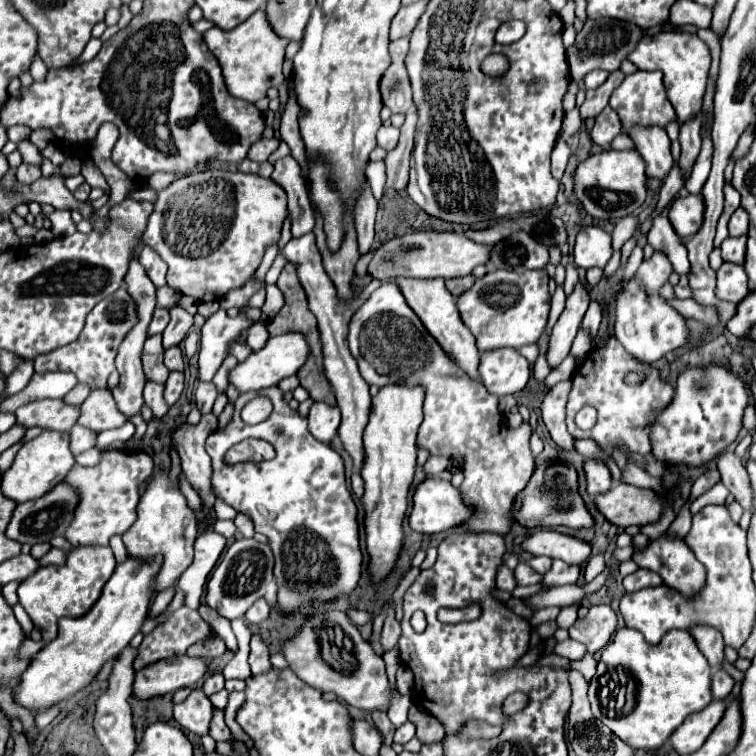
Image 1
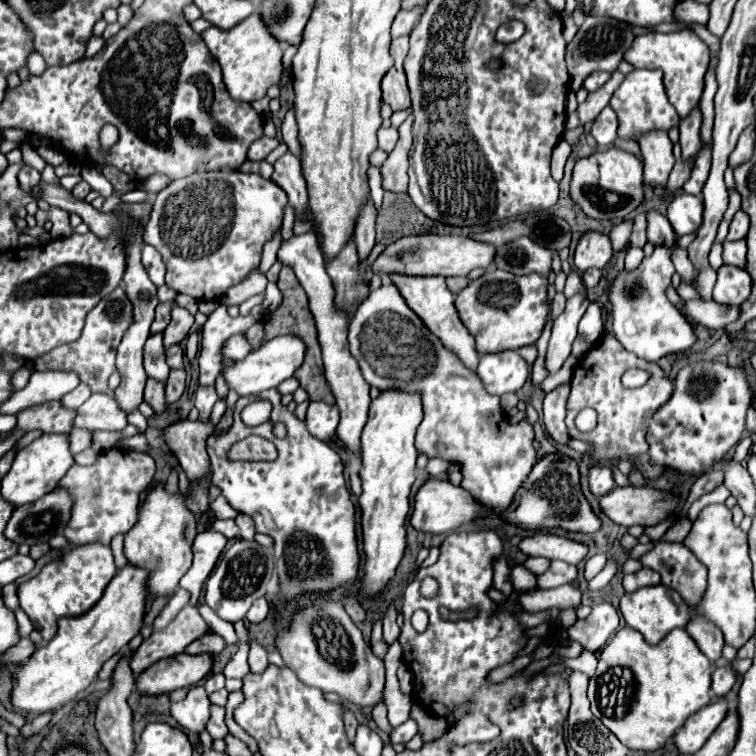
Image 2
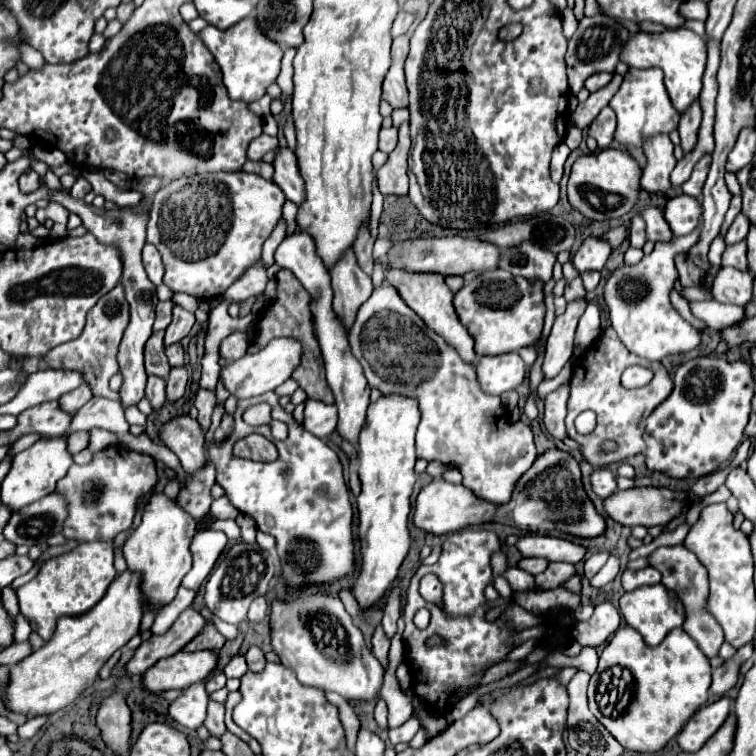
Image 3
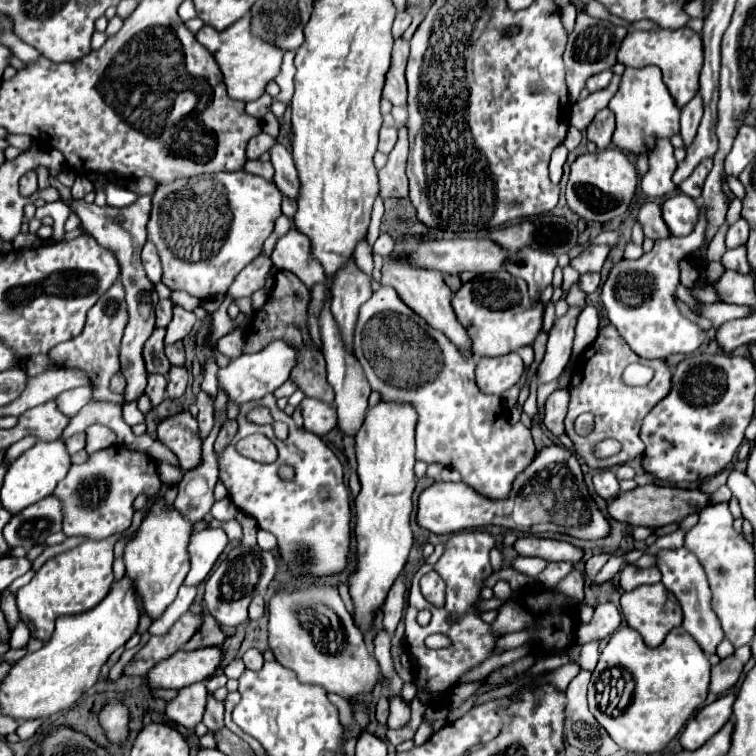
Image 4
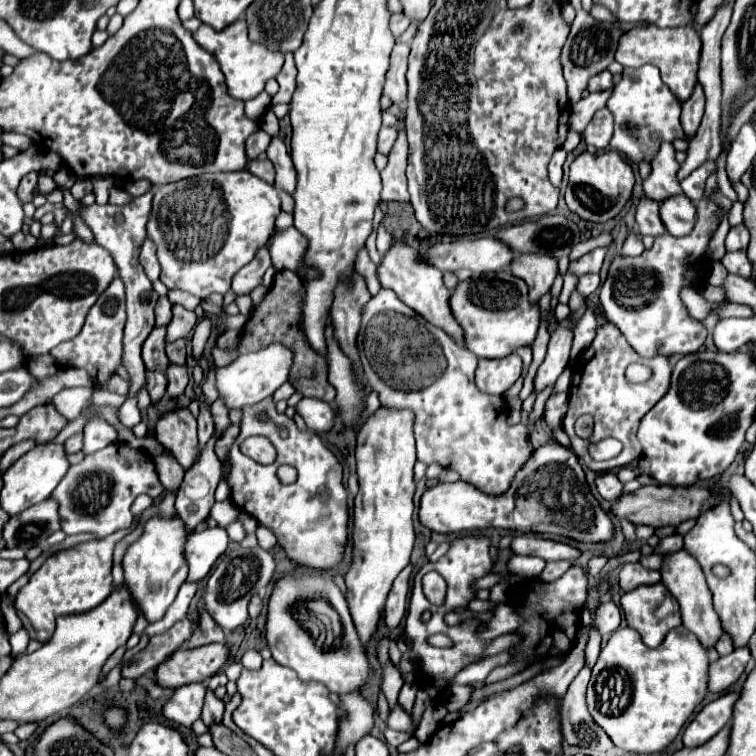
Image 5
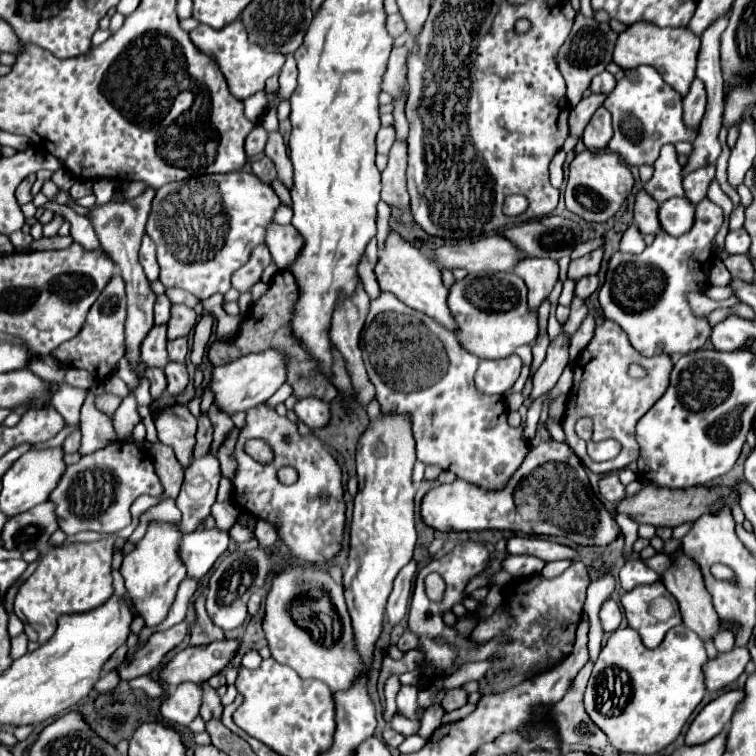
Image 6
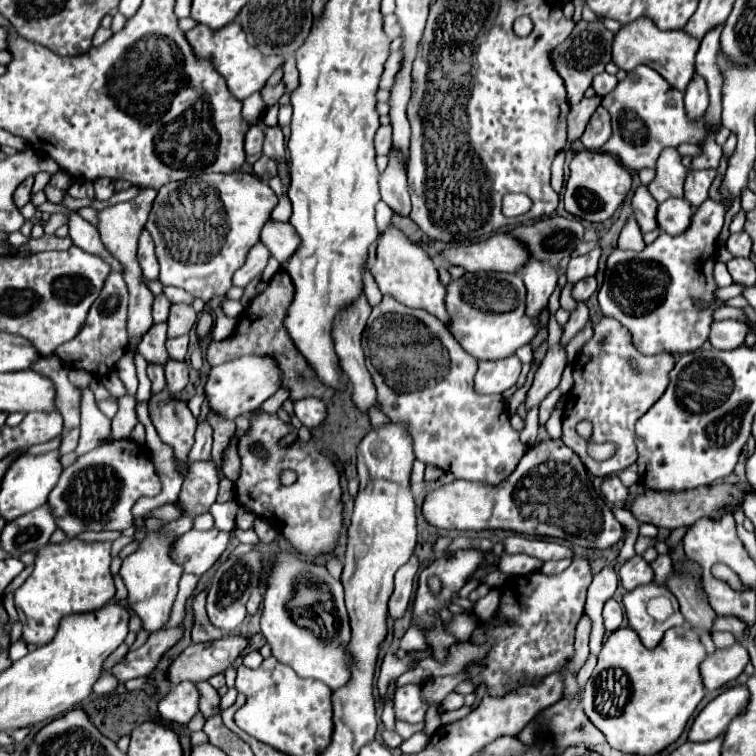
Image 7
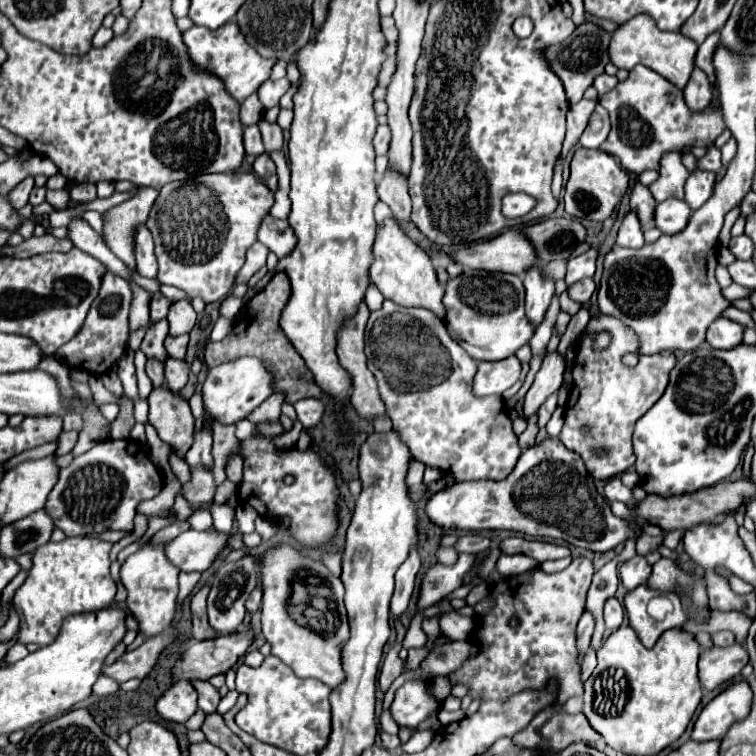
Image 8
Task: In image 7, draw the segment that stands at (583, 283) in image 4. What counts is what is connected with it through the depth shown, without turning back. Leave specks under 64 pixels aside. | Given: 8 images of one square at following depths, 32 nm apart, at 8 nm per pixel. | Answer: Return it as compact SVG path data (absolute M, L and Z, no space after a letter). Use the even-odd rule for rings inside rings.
M594 276L592 278L584 278L584 280L580 280L580 282L576 282L572 286L572 298L576 302L586 302L594 294L594 290L596 290L596 278Z

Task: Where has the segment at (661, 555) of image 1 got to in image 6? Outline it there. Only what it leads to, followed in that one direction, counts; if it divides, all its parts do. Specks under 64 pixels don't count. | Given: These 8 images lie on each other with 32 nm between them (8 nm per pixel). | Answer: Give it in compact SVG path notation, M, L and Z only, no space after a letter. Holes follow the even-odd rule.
M686 554L670 566L662 578L668 592L678 600L684 624L700 638L712 638L718 632L718 614L712 608L710 594L704 588L702 572Z

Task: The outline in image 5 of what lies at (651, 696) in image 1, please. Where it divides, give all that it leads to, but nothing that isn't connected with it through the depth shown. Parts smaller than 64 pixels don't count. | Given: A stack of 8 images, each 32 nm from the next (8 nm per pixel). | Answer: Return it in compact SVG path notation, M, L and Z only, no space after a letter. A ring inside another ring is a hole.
M684 626L672 628L658 648L648 648L632 628L618 628L592 668L586 692L590 716L616 748L632 754L664 750L706 694L706 648Z

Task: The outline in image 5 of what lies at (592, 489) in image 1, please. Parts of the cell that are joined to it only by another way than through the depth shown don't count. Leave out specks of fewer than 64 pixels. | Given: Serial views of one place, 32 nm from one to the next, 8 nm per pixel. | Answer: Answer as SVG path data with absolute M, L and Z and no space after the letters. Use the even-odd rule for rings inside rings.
M608 472L608 474L600 474L596 480L598 492L602 498L606 498L608 502L616 502L624 492L622 492L622 482L618 480L616 472Z

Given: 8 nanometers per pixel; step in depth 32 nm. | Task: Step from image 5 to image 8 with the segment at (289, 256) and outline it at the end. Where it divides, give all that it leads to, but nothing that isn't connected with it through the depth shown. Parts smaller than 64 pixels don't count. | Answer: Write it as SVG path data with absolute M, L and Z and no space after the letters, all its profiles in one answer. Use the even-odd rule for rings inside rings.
M264 216L258 228L258 240L268 246L278 258L284 258L296 244L294 232L286 220L278 220L274 216Z

